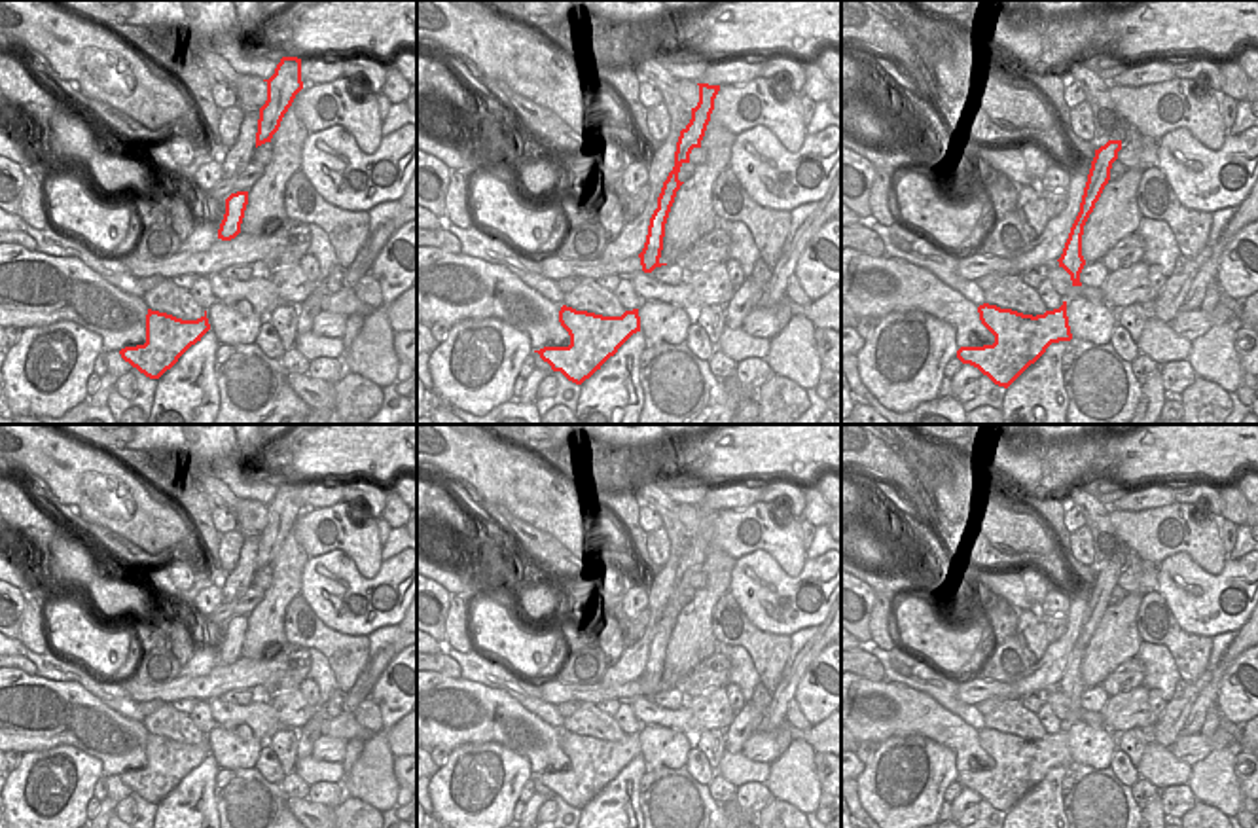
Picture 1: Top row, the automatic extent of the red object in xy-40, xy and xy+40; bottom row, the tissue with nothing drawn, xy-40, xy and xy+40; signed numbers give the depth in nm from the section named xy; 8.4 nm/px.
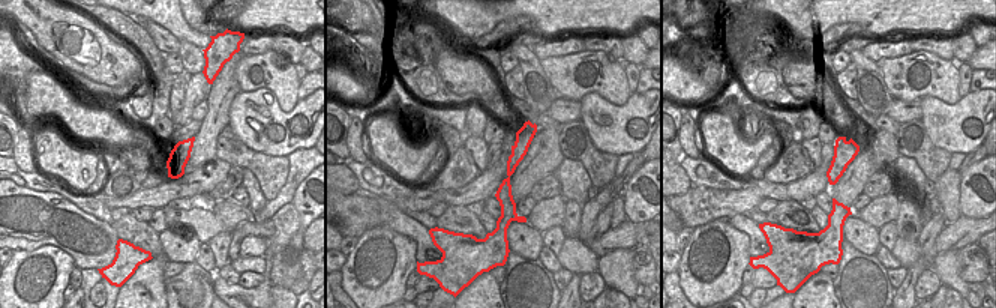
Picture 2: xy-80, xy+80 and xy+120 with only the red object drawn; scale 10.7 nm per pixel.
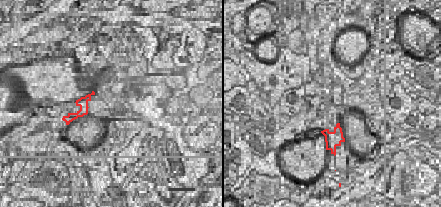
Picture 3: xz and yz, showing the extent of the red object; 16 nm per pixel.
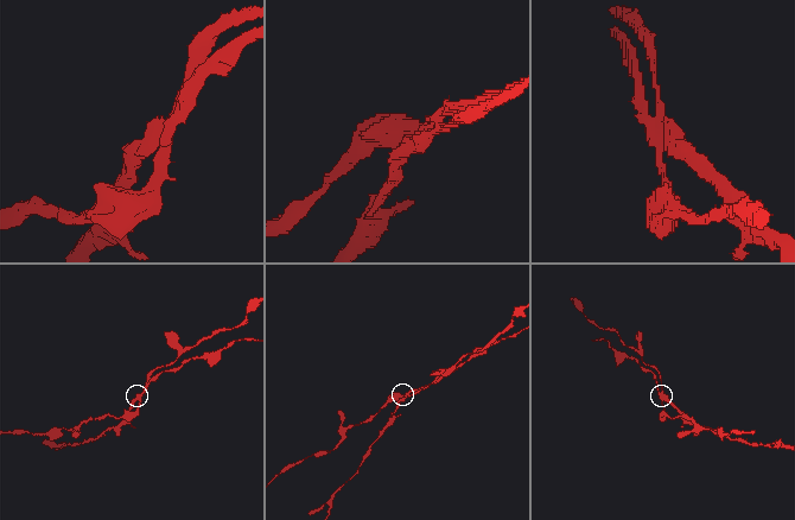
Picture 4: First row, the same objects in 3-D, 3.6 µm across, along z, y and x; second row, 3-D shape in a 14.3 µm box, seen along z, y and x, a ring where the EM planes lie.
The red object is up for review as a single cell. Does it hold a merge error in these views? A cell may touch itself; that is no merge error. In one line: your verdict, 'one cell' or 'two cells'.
two cells

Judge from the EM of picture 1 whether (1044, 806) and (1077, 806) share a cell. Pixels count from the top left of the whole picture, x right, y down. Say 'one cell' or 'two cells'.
two cells

